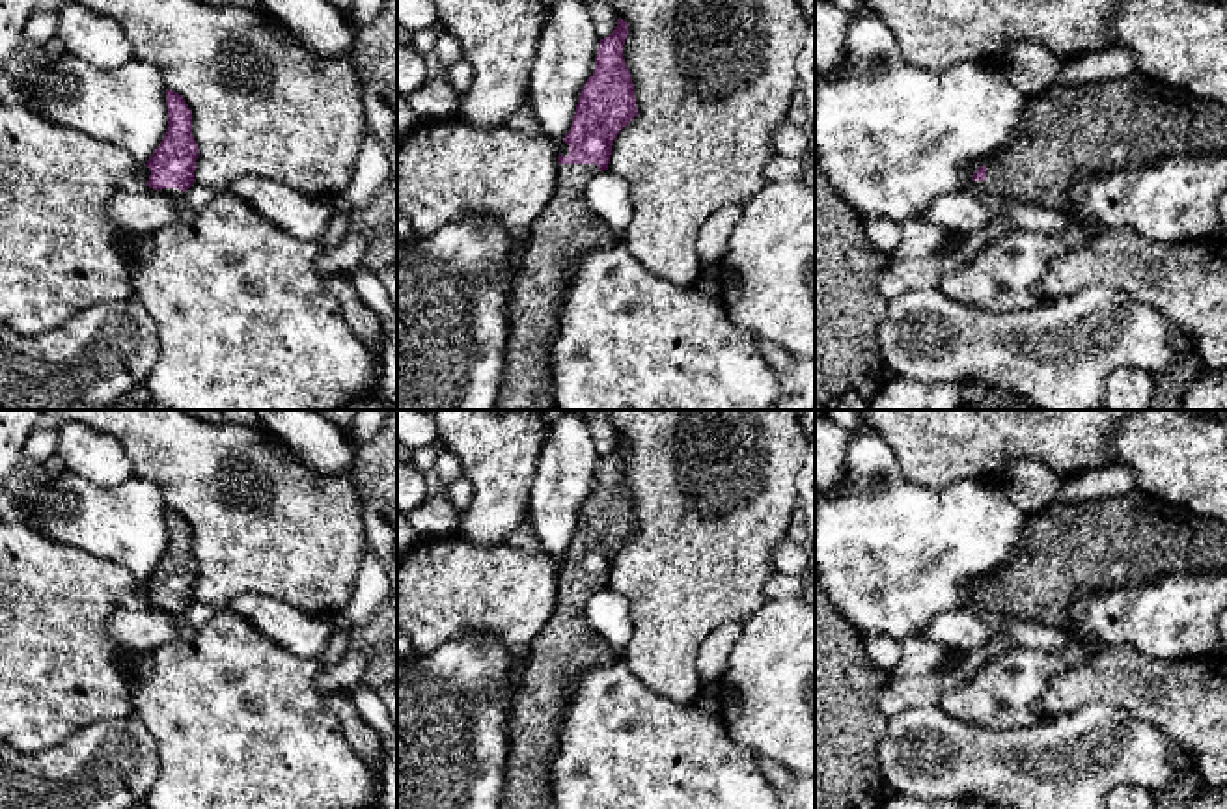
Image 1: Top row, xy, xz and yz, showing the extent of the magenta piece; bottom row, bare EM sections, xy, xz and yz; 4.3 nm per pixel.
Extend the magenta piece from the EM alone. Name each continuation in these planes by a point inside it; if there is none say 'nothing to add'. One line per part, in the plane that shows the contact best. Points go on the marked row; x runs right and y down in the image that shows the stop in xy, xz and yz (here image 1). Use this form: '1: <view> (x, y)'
1: xz (567, 228)

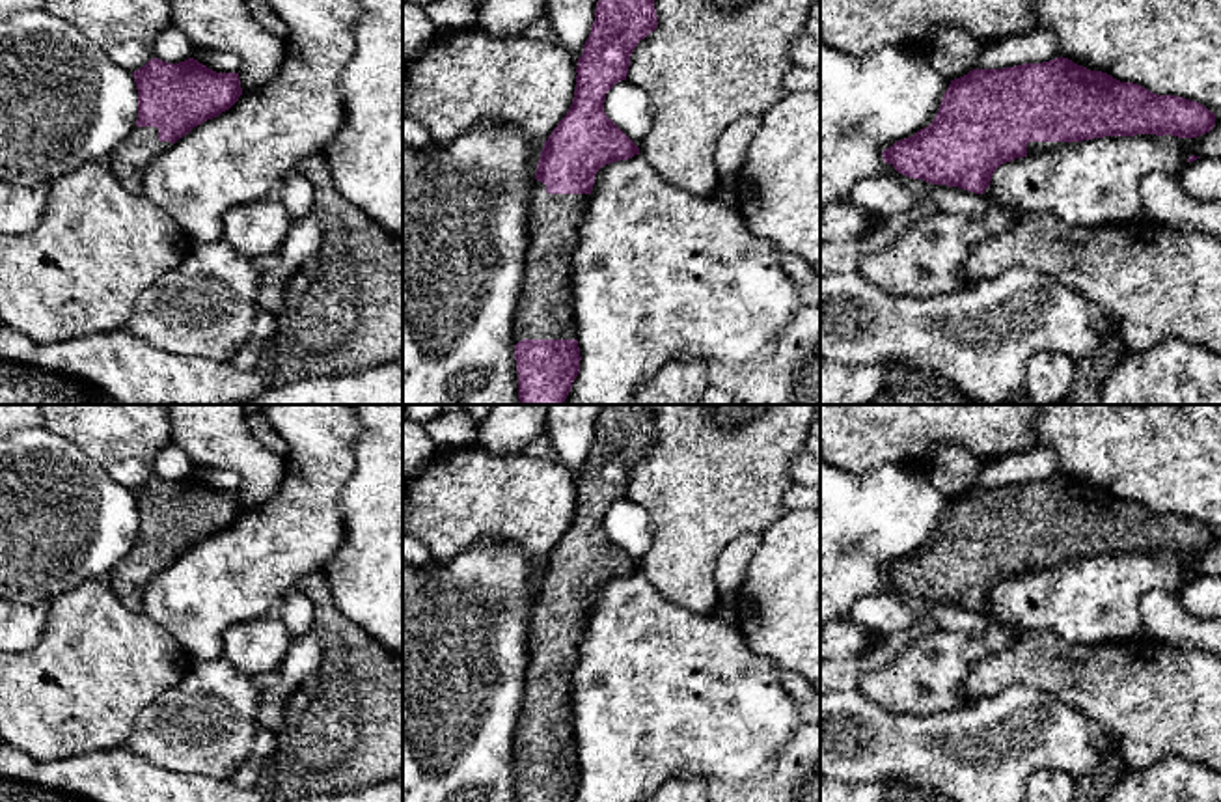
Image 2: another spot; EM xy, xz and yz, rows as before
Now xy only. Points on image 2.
1: xy (129, 159)

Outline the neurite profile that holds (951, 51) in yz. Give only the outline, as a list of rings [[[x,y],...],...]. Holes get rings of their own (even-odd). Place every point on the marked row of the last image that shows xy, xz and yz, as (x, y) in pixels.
[[[940,24],[928,32],[923,54],[941,76],[954,80],[977,69],[977,62],[990,43],[958,26]]]

